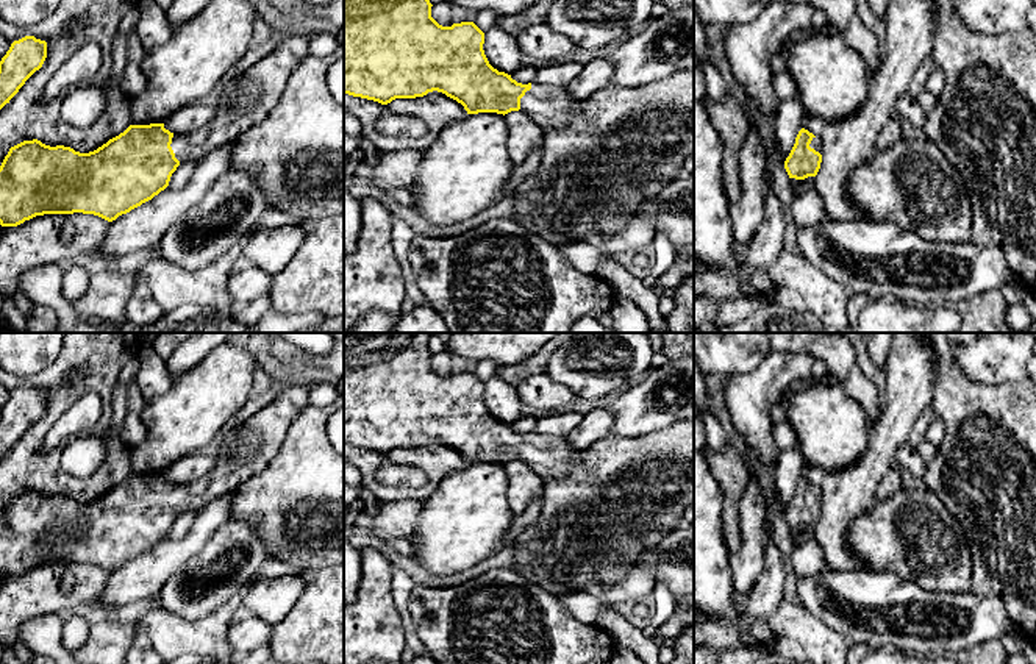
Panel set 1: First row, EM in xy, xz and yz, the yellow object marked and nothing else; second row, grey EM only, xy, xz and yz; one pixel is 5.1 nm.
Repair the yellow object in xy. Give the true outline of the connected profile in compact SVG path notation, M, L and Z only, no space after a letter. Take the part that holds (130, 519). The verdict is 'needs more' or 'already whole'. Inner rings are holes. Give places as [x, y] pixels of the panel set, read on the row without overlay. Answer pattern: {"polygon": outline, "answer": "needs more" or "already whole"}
{"polygon": "M311 387L283 391L247 422L223 434L216 466L188 484L173 484L164 473L130 475L123 483L89 503L50 497L38 489L9 498L0 516L0 575L17 577L44 564L94 564L108 572L152 550L169 536L181 511L198 511L209 502L239 491L259 475L278 453L292 420L308 408Z", "answer": "needs more"}

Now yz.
{"polygon": "M802 478L795 494L784 511L789 528L805 530L816 527L822 512L822 492L817 486Z", "answer": "needs more"}

